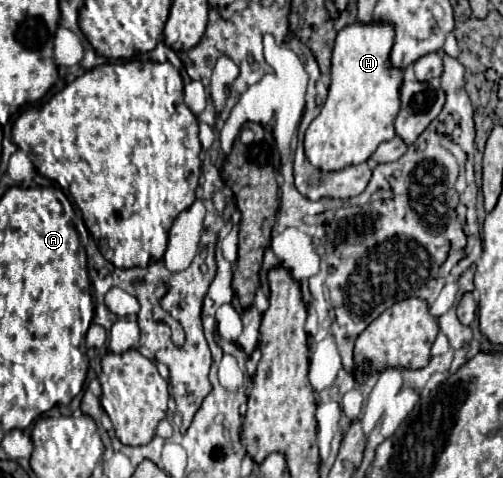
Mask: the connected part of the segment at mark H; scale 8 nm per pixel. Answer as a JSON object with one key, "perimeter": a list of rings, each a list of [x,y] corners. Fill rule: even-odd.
{"perimeter":[[[353,23],[347,25],[343,31],[339,31],[333,47],[333,59],[331,59],[331,85],[327,101],[321,109],[321,113],[313,119],[305,133],[305,157],[313,167],[319,171],[339,171],[349,165],[365,163],[379,143],[391,141],[395,137],[395,115],[399,113],[399,83],[403,81],[403,71],[389,65],[389,51],[393,43],[393,27],[385,23]]]}

